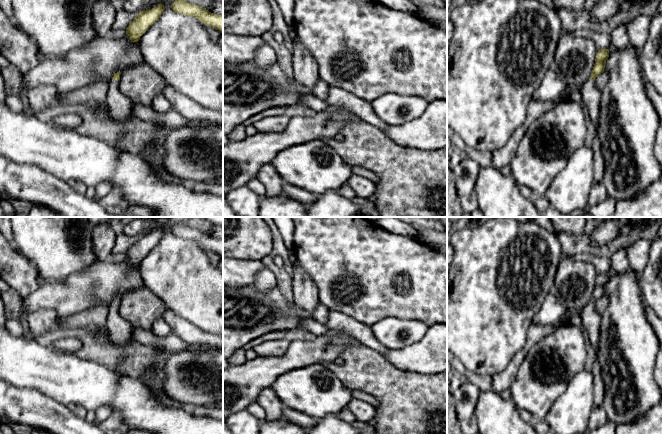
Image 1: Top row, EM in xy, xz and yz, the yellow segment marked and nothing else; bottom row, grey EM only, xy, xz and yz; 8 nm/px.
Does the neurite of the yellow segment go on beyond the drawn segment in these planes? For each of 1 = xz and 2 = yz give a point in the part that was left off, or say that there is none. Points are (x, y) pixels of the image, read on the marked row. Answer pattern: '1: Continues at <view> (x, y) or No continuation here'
1: No continuation here
2: Continues at yz (591, 96)

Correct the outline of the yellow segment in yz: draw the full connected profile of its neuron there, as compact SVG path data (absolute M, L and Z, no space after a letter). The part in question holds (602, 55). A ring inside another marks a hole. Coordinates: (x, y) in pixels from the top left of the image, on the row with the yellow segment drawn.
M608 49L598 50L590 79L583 84L582 89L580 90L582 101L588 108L590 118L596 128L601 110L601 91L596 88L594 80L599 74L604 72L605 63L608 57Z

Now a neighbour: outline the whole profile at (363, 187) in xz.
M352 174L347 184L353 189L357 197L370 198L375 194L376 183L356 174Z

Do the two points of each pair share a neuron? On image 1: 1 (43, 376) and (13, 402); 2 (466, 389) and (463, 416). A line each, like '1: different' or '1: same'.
1: different
2: same

